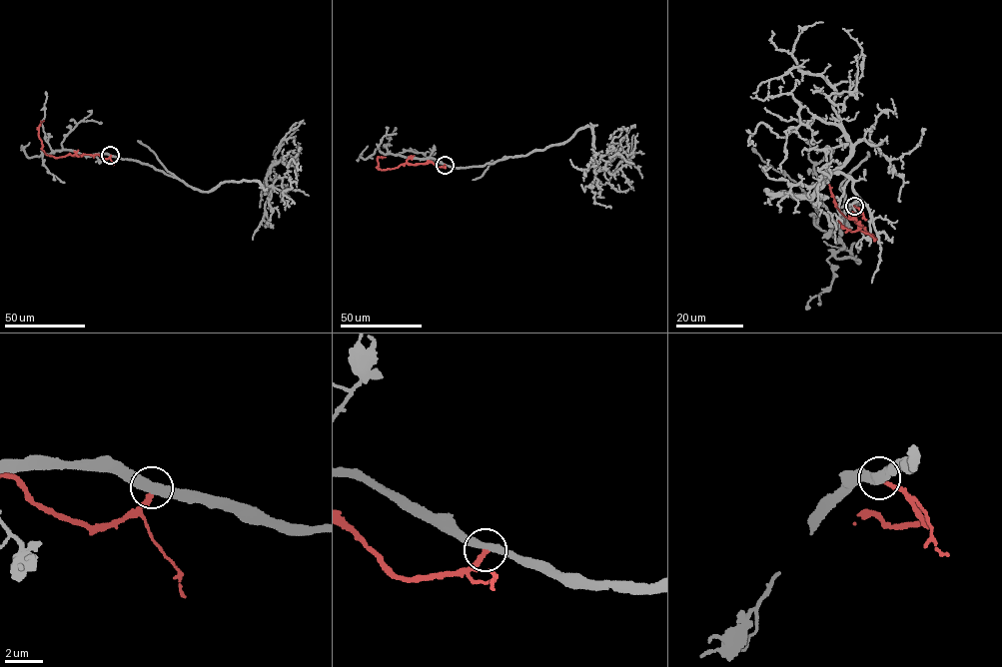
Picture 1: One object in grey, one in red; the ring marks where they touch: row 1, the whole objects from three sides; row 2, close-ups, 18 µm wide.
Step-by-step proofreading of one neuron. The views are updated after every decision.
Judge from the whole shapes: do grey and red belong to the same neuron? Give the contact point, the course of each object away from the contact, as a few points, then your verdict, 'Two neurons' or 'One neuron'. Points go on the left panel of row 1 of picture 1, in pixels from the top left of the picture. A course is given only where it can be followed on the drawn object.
Place: (110, 155). Course of grey: (111, 156), (207, 192), (243, 180), (265, 193), (272, 165), (301, 166). Course of red: (111, 156), (104, 159), (99, 155), (55, 158), (47, 155), (41, 149), (38, 133), (44, 120). Two neurons

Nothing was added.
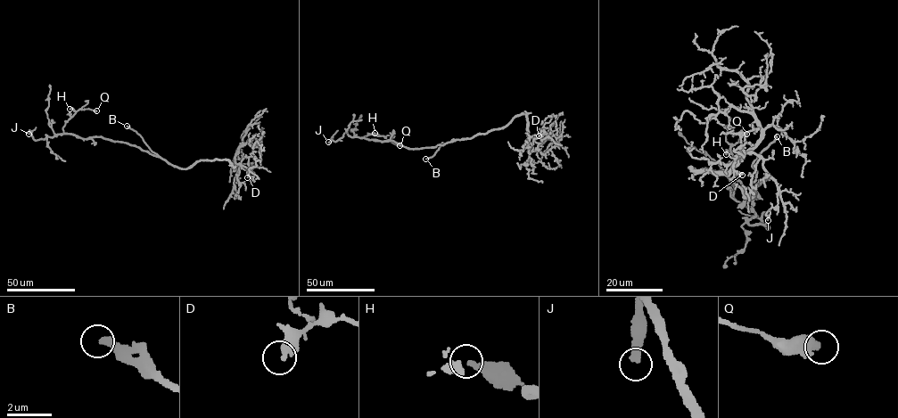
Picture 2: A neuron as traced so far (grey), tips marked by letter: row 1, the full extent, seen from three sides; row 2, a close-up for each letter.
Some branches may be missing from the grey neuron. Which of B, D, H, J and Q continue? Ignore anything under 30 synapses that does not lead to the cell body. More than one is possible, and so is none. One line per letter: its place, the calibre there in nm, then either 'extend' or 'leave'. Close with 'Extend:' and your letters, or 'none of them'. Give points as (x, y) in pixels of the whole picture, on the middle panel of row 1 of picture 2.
B: place (425, 159); calibre 240 nm; extend
D: place (539, 135); calibre 440 nm; leave
H: place (374, 133); calibre 320 nm; leave
J: place (328, 142); calibre 320 nm; extend
Q: place (399, 145); calibre 480 nm; leave
Extend: B, J

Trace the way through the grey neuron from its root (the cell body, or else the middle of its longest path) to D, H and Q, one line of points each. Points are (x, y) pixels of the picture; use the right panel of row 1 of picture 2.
D: (754, 194), (745, 197), (724, 170), (691, 168), (694, 171), (727, 172), (739, 152), (733, 168), (742, 175)
H: (754, 194), (768, 176), (755, 185), (760, 197), (753, 200), (736, 176), (732, 155), (726, 154)
Q: (754, 194), (768, 176), (755, 185), (760, 197), (753, 200), (736, 176), (730, 151), (746, 134)

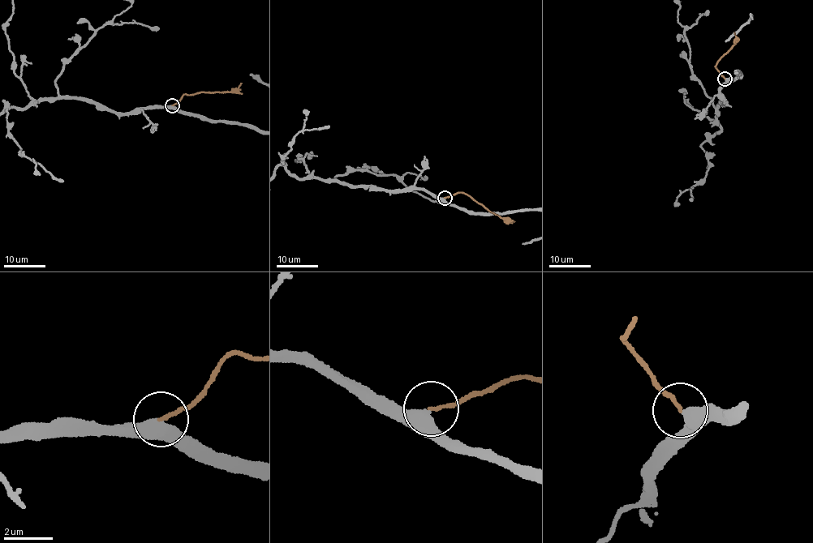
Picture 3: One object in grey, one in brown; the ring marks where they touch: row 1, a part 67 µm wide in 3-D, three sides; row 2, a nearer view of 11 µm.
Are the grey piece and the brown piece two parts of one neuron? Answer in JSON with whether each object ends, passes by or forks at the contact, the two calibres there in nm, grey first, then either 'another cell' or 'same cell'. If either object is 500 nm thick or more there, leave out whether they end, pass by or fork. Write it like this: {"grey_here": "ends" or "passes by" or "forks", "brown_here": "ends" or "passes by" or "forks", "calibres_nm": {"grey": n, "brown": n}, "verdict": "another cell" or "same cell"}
{"grey_here": "passes by", "brown_here": "ends", "calibres_nm": {"grey": 440, "brown": 140}, "verdict": "same cell"}

